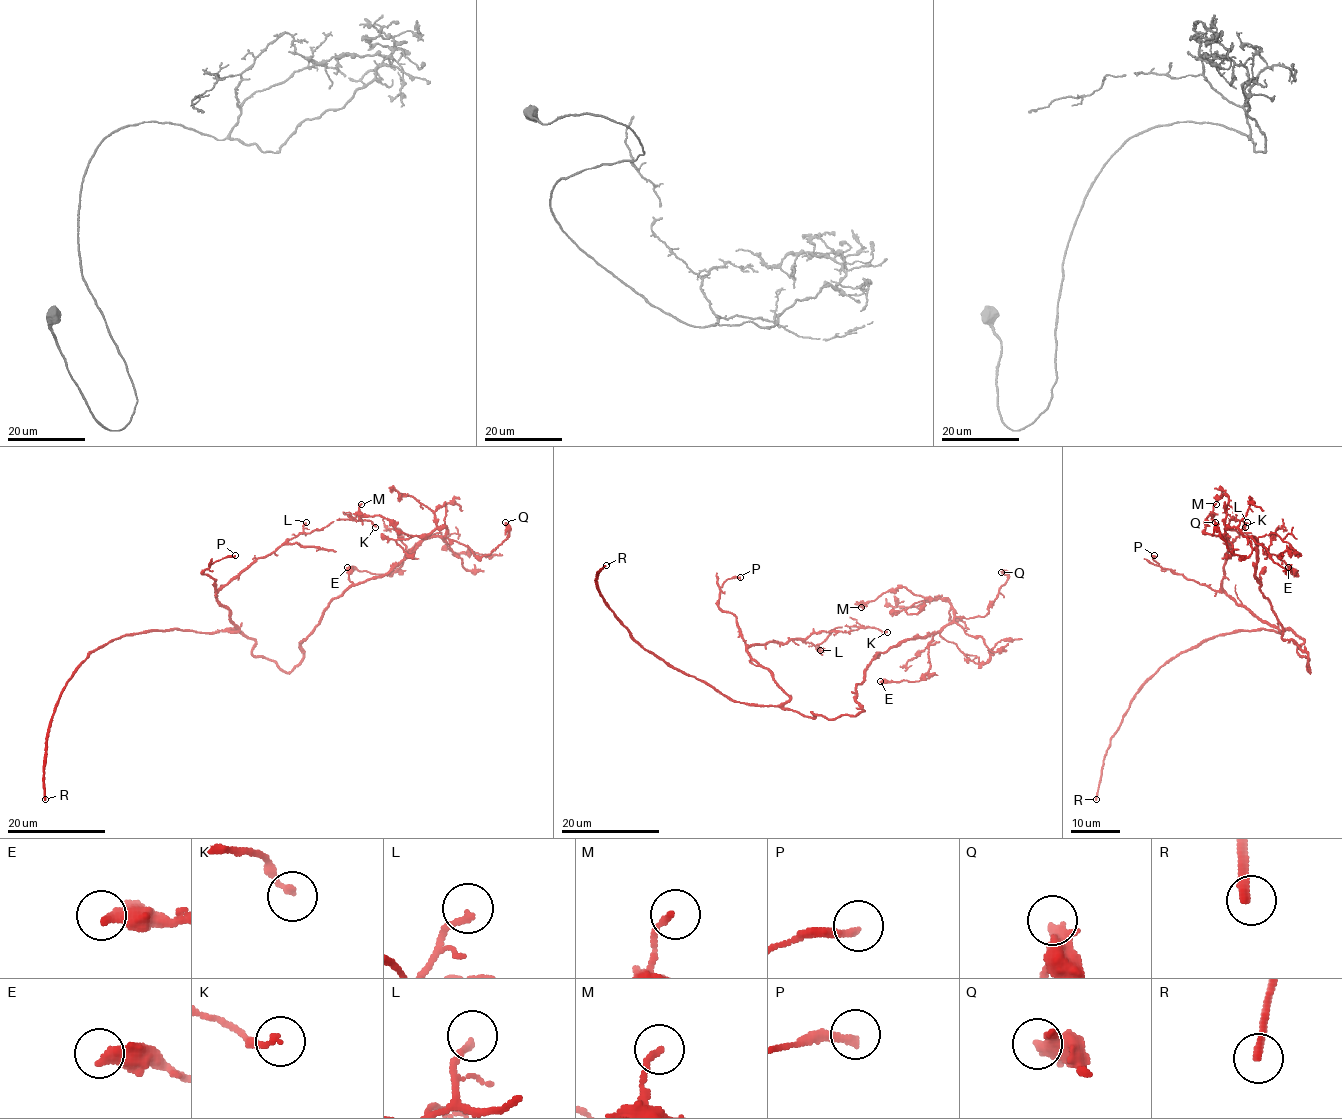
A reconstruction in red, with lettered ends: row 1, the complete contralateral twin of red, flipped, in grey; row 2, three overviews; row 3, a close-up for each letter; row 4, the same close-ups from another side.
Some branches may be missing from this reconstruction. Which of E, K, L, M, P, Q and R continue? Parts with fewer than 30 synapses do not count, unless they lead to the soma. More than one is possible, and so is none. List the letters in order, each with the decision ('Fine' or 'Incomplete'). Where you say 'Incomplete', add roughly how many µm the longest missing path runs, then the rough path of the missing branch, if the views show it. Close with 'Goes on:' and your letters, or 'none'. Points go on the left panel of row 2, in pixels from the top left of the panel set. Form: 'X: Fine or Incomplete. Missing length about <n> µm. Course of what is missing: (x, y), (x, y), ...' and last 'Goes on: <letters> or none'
E: Fine
K: Fine
L: Fine
M: Fine
P: Fine
Q: Fine
R: Incomplete. Missing length about 130 µm
Goes on: R

